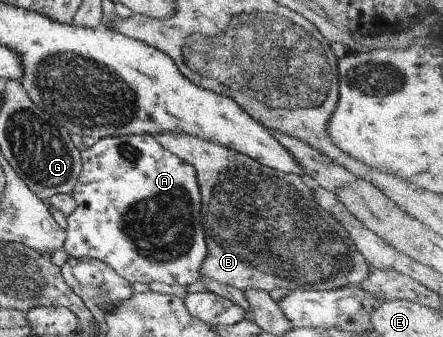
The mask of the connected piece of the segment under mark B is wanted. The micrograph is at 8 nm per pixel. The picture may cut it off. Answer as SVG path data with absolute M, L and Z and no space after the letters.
M159 132L151 136L164 150L193 166L196 173L201 196L200 223L207 248L199 268L201 280L207 278L241 292L247 288L267 292L274 288L285 288L290 292L297 288L332 290L346 288L347 284L359 285L365 280L369 267L363 256L355 250L355 244L349 240L339 222L335 222L329 212L317 206L311 194L312 184L304 178L265 167L232 149L183 132Z

